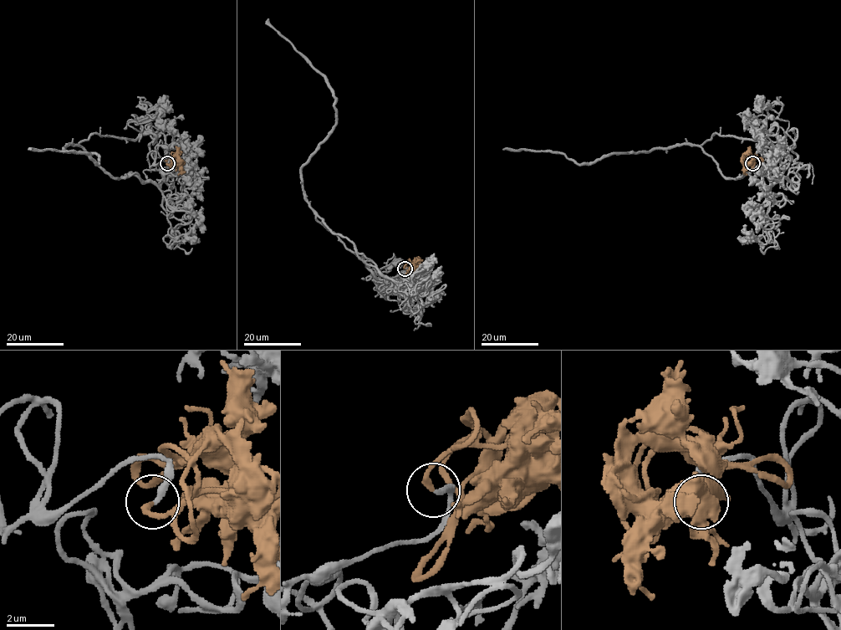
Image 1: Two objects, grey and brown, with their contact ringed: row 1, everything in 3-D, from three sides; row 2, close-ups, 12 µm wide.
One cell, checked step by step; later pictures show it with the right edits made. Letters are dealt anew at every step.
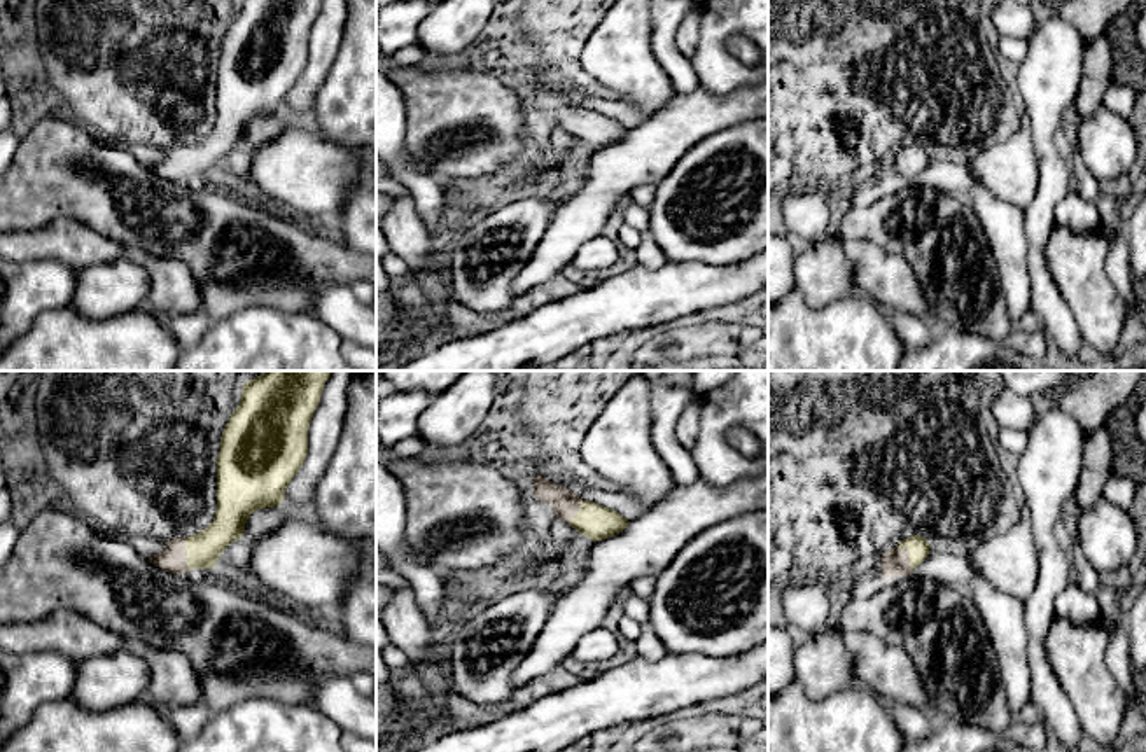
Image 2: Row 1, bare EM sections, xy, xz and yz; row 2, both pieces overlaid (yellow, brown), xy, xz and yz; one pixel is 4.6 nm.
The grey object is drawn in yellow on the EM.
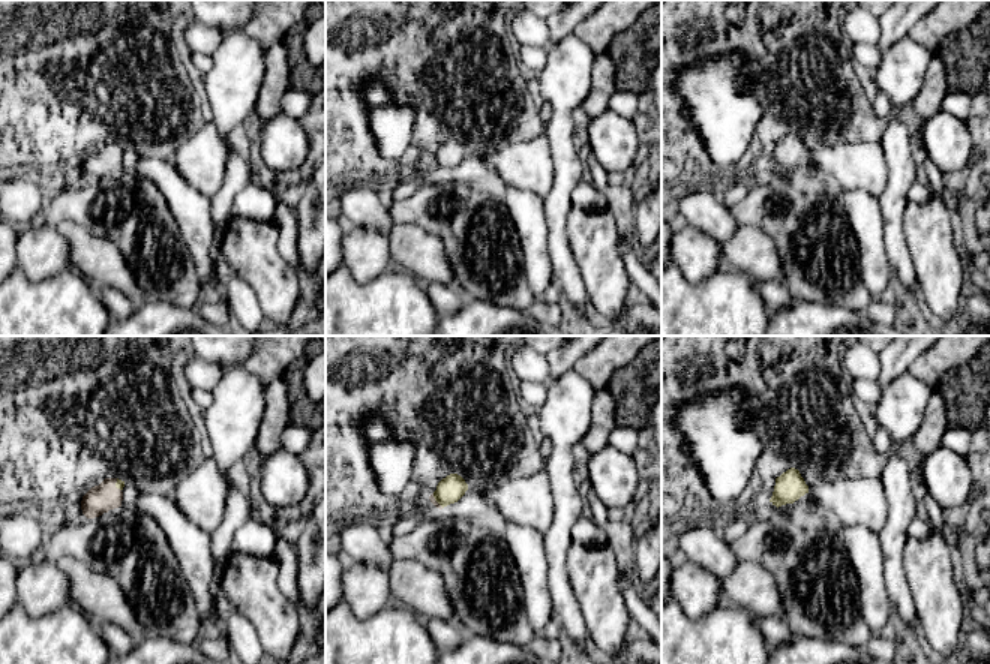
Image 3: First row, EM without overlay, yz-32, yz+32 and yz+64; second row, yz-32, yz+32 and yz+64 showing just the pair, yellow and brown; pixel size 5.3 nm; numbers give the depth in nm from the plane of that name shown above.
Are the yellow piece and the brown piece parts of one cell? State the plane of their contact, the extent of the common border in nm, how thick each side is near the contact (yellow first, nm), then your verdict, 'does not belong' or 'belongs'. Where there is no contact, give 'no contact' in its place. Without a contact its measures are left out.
xy | 160 nm | 160/140 nm | belongs

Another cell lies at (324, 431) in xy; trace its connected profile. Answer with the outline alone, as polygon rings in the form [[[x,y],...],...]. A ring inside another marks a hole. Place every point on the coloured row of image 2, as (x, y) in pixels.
[[[332,371],[324,385],[320,402],[308,427],[306,460],[285,490],[285,498],[296,504],[315,500],[317,483],[339,442],[352,374],[353,371]]]

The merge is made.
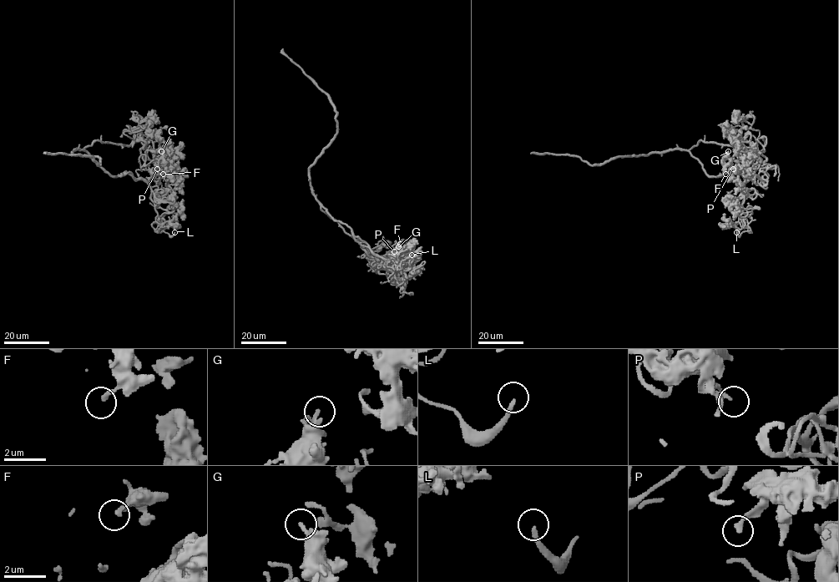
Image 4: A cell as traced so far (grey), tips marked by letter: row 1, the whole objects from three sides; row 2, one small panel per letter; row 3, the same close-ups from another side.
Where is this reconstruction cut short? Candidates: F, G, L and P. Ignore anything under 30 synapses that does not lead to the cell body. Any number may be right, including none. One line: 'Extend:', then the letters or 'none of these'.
Extend: L

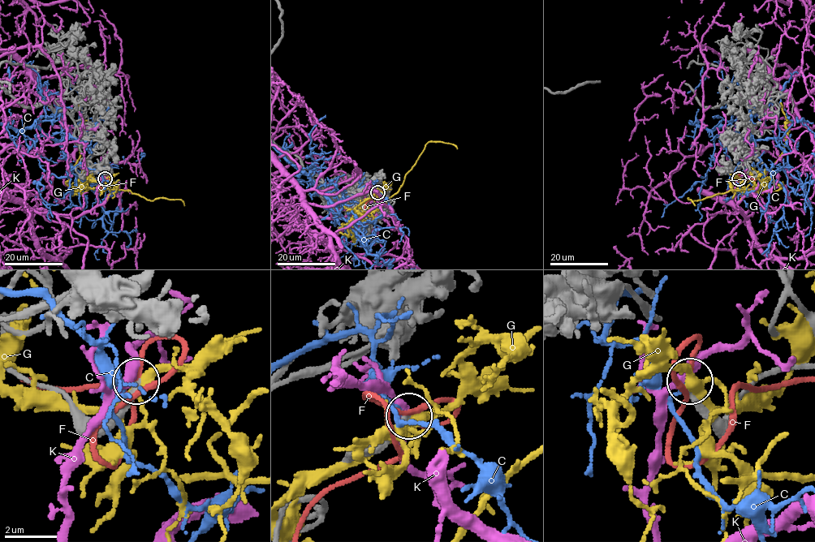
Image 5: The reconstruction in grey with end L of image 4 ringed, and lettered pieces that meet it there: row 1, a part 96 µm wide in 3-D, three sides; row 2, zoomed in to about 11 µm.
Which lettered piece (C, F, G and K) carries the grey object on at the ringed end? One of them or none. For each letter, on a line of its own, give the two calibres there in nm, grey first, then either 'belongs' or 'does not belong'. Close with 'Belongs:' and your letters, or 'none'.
C: 240/90 nm | does not belong
F: 240/180 nm | belongs
G: 280/240 nm | does not belong
K: 200/360 nm | does not belong
Belongs: F

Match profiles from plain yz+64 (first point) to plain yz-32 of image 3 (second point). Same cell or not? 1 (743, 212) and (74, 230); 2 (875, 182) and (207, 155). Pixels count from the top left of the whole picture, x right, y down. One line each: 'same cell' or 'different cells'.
1: different cells
2: same cell

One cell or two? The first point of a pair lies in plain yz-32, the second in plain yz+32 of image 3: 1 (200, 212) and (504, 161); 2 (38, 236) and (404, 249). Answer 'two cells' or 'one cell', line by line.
1: two cells
2: two cells

